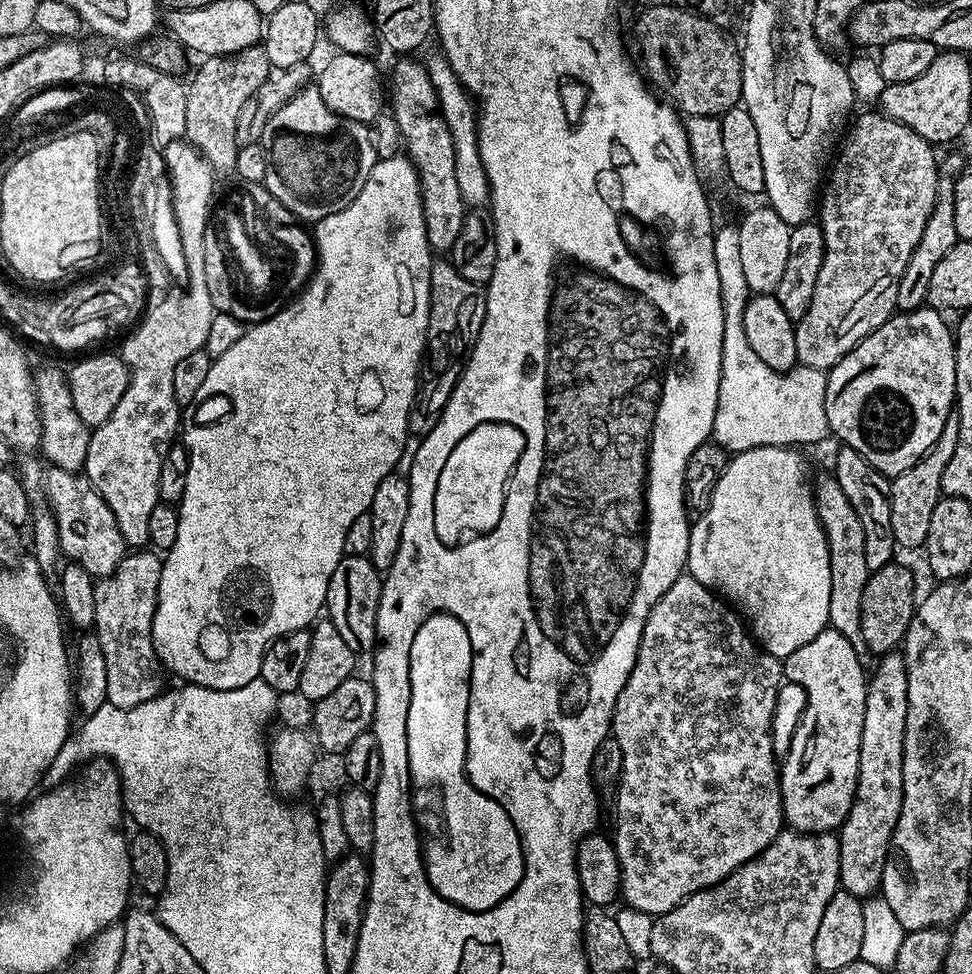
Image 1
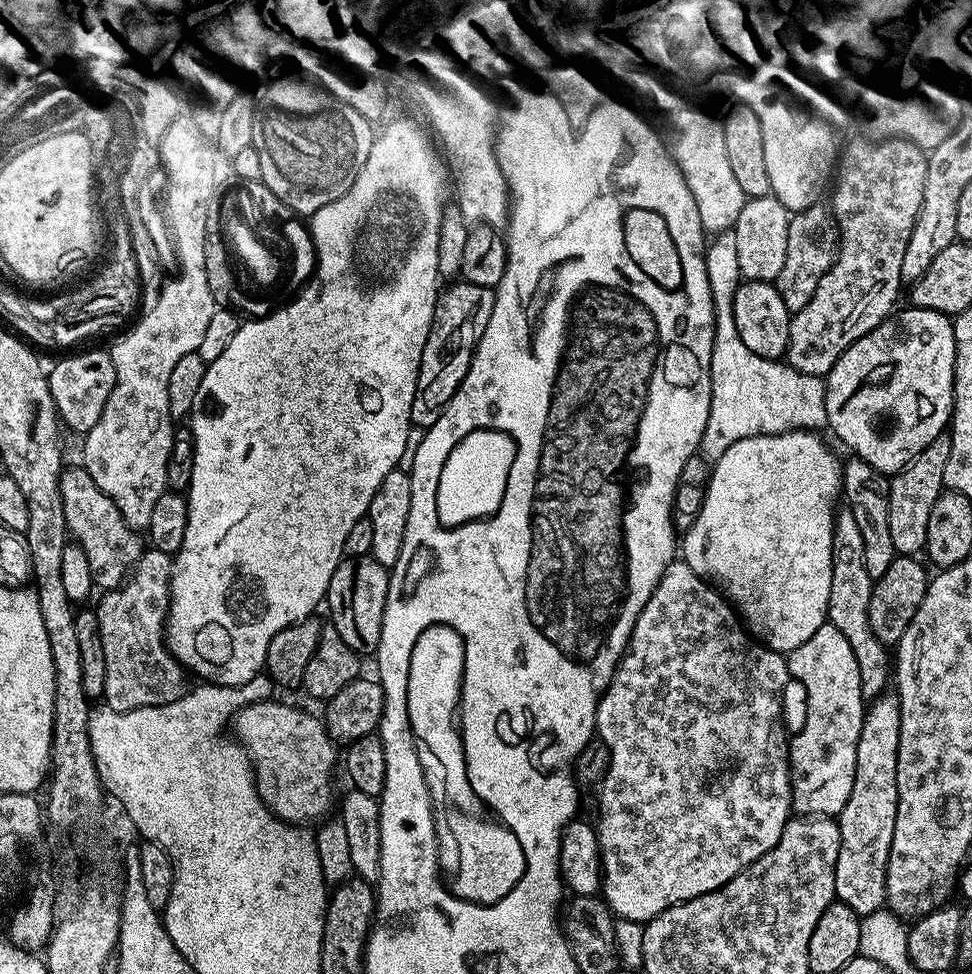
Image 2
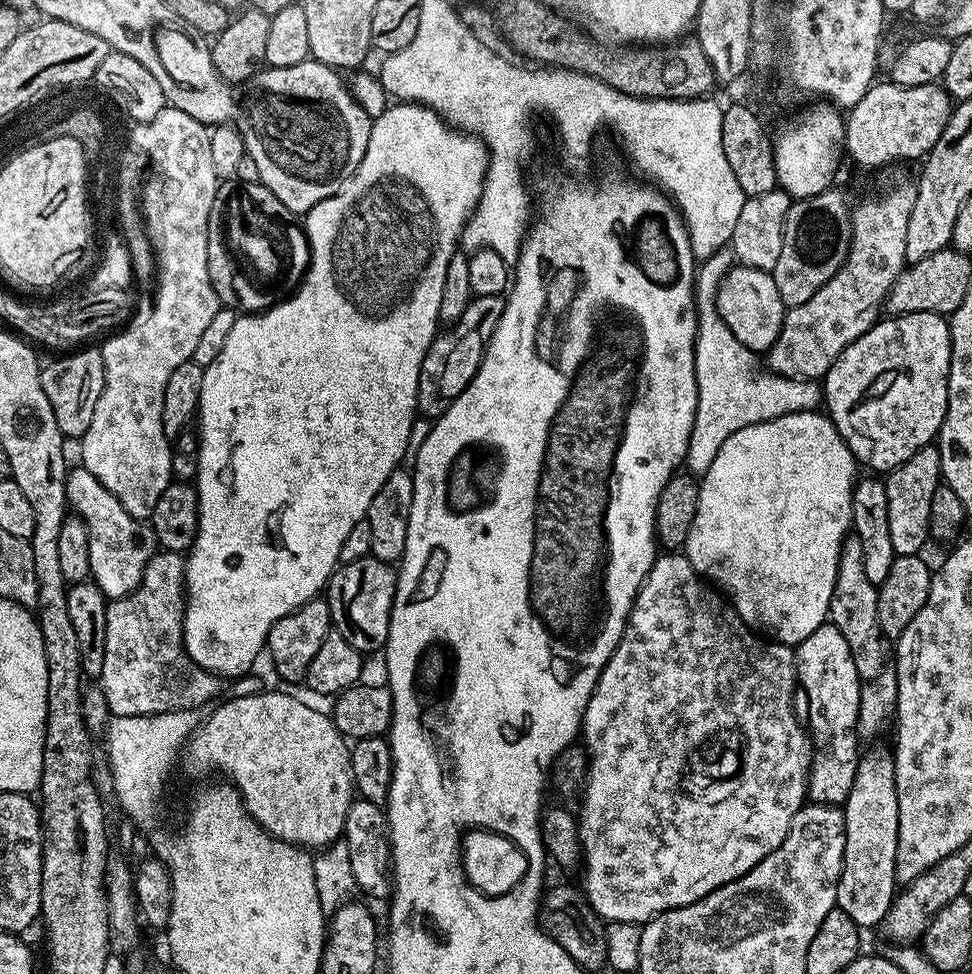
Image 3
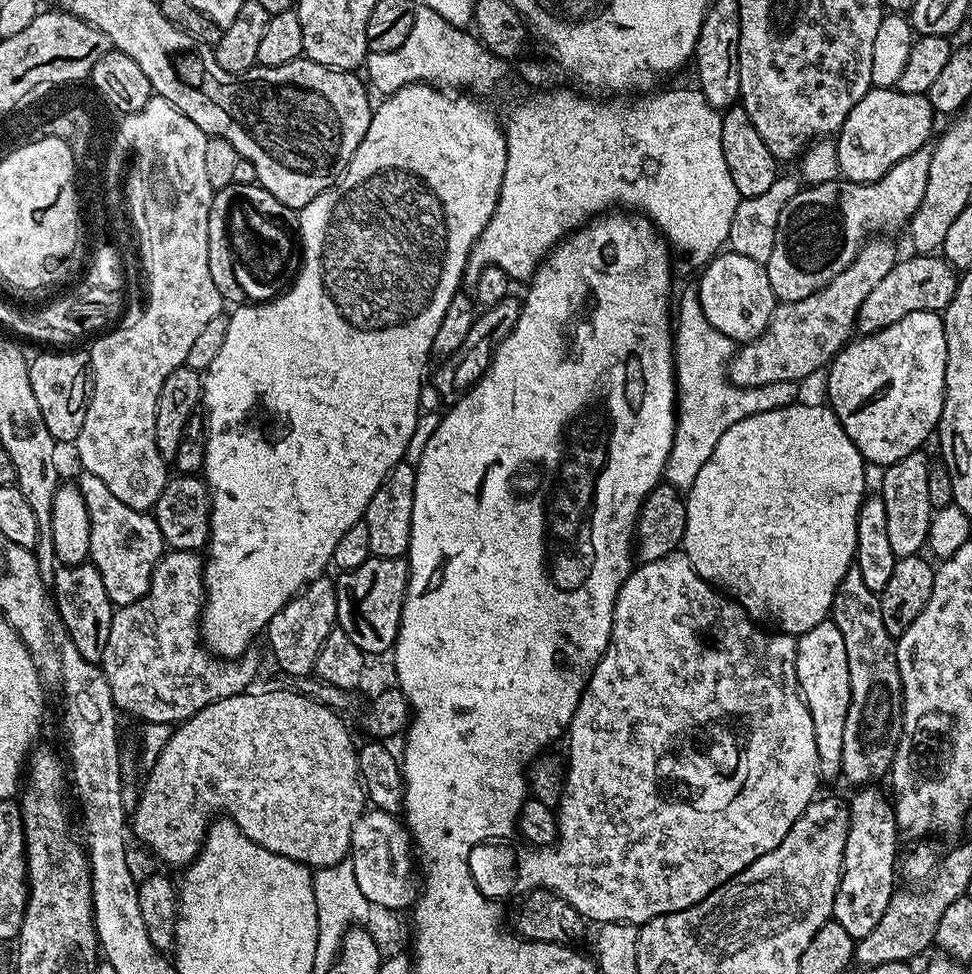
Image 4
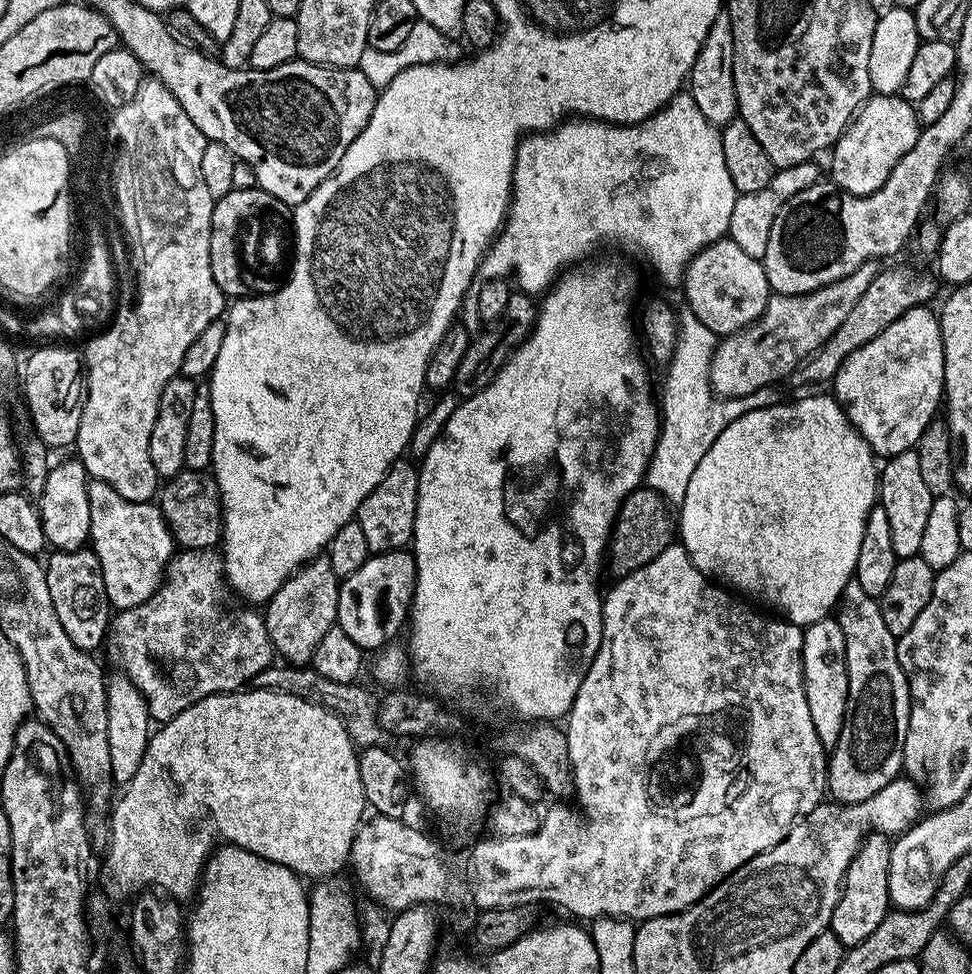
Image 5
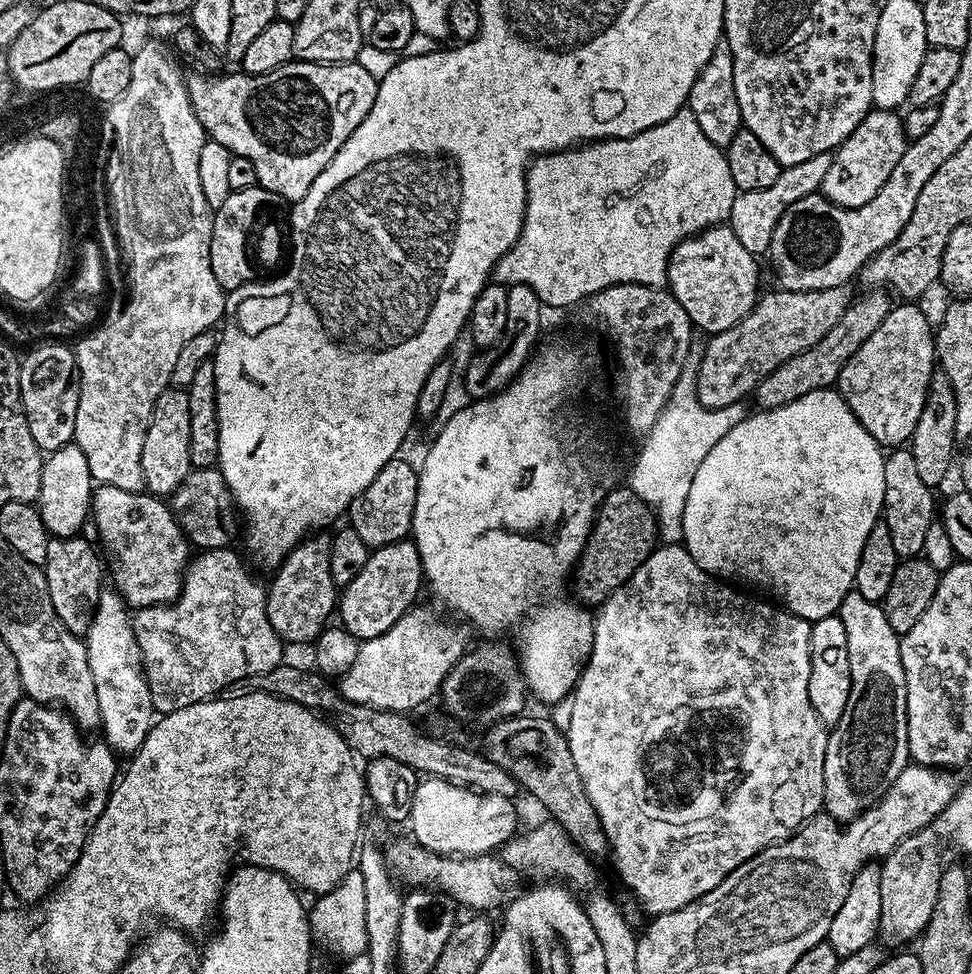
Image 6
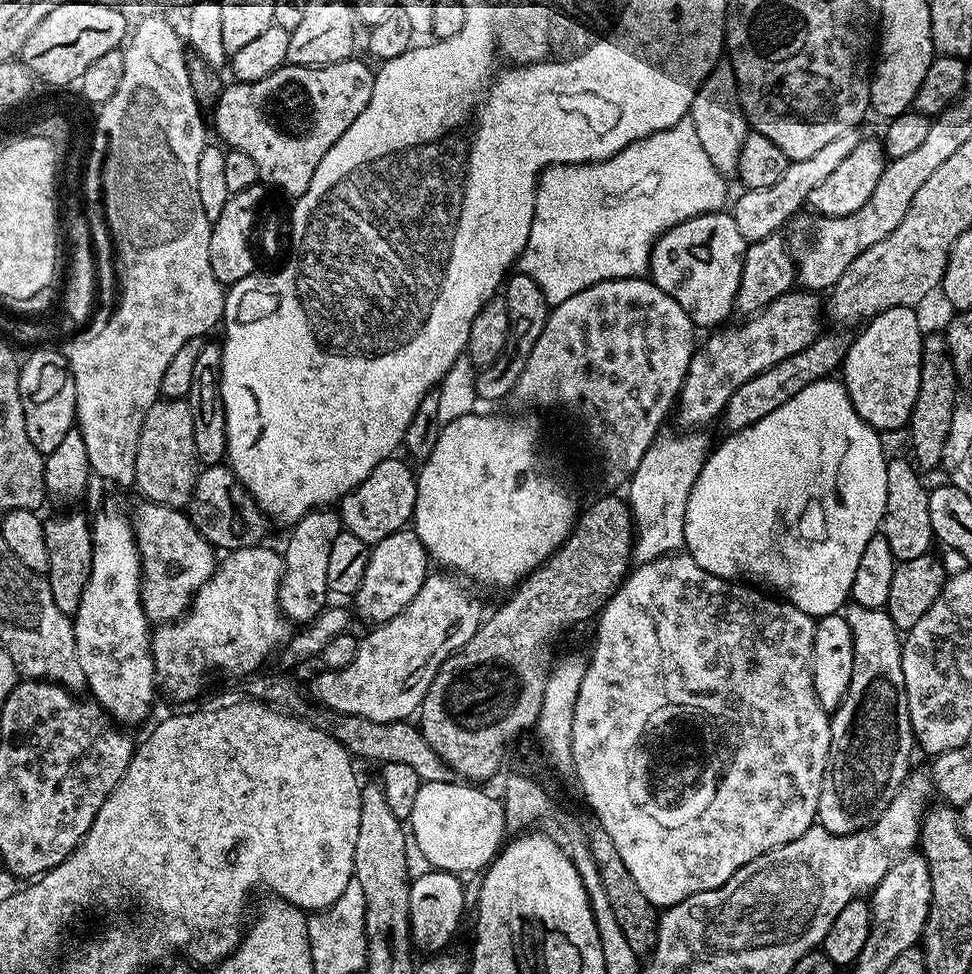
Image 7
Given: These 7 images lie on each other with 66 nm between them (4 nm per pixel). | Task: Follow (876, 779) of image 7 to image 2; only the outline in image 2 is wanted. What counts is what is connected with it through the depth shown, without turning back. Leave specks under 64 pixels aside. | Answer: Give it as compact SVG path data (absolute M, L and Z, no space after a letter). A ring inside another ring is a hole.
M837 511L832 525L832 585L827 623L842 630L846 642L850 642L850 650L854 650L854 658L858 662L860 688L865 697L875 698L890 684L890 652L885 644L878 642L874 630L870 630L868 611L871 597L872 584L868 571L864 568L864 547L862 533L858 531L858 522L854 522L852 512Z

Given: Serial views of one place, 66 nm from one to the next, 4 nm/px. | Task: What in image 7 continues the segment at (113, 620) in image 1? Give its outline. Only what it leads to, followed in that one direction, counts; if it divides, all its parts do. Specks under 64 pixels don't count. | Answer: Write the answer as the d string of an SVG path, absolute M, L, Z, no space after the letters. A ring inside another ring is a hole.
M268 547L231 549L225 555L228 557L225 560L223 557L217 563L208 581L196 591L196 597L193 598L188 611L168 624L155 625L152 632L152 661L161 697L169 696L172 700L194 699L203 690L208 672L214 671L215 668L221 668L224 672L255 673L260 668L259 664L285 643L290 624L284 619L278 602L280 579L284 573L284 557L277 549L275 552Z

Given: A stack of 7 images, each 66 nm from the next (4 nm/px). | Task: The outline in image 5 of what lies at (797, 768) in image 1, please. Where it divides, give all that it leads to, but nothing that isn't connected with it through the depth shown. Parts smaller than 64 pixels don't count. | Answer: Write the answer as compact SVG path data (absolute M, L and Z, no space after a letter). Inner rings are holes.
M825 618L804 628L802 662L806 702L810 702L810 718L814 718L814 730L818 730L820 743L825 749L831 750L838 742L838 734L842 734L842 722L848 701L846 642L835 618Z

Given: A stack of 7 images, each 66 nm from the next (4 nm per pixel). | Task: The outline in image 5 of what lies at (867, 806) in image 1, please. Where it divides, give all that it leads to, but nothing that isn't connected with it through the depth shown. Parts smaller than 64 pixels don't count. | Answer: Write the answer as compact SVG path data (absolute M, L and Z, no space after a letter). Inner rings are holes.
M873 831L860 841L860 849L850 862L844 875L844 886L840 889L840 897L834 906L834 914L830 930L844 943L845 949L853 948L858 942L870 938L874 930L878 930L878 922L888 915L888 875L890 874L889 837L884 833Z

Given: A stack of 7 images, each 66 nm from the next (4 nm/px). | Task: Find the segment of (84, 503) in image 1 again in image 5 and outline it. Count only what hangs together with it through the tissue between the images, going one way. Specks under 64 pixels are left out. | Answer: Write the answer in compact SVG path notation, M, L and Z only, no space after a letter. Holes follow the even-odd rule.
M89 479L90 547L102 566L108 603L113 609L142 606L160 589L164 572L174 555L174 541L159 507L152 502L130 502L106 486Z

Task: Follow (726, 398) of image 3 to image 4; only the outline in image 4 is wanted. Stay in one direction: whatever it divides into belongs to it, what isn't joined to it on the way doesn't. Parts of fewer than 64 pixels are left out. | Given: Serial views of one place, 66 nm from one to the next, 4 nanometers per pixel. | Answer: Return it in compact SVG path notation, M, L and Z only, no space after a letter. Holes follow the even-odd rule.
M699 295L684 296L680 300L680 313L674 316L674 359L676 362L676 391L678 393L678 411L676 413L676 433L670 450L670 458L664 467L664 480L679 490L691 488L694 478L698 478L698 470L714 454L714 446L718 446L718 438L734 426L734 422L742 422L742 418L750 418L754 414L762 414L766 410L784 408L787 404L797 403L797 385L793 382L774 382L757 388L739 388L728 378L728 361L734 355L734 341L714 330L710 322L706 322L706 314L700 305Z

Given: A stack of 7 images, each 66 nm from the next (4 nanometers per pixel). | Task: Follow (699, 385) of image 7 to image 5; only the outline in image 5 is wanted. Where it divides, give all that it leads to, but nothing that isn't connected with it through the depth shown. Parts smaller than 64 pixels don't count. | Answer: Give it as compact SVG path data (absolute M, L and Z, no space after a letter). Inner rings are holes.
M869 262L846 274L846 278L808 292L805 296L769 295L766 310L753 324L741 332L731 332L723 337L713 350L710 362L713 393L725 400L742 398L763 388L772 388L779 380L787 381L804 361L824 345L826 338L842 326L854 302L858 302L866 286L874 282L877 271L877 265Z

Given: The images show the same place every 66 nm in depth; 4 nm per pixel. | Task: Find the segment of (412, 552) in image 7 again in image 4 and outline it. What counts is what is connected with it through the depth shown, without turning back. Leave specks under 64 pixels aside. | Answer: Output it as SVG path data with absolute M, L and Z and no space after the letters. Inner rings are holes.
M369 556L362 566L349 572L340 572L335 577L336 585L336 622L365 654L393 651L396 635L400 629L402 606L410 575L407 559L395 556Z

